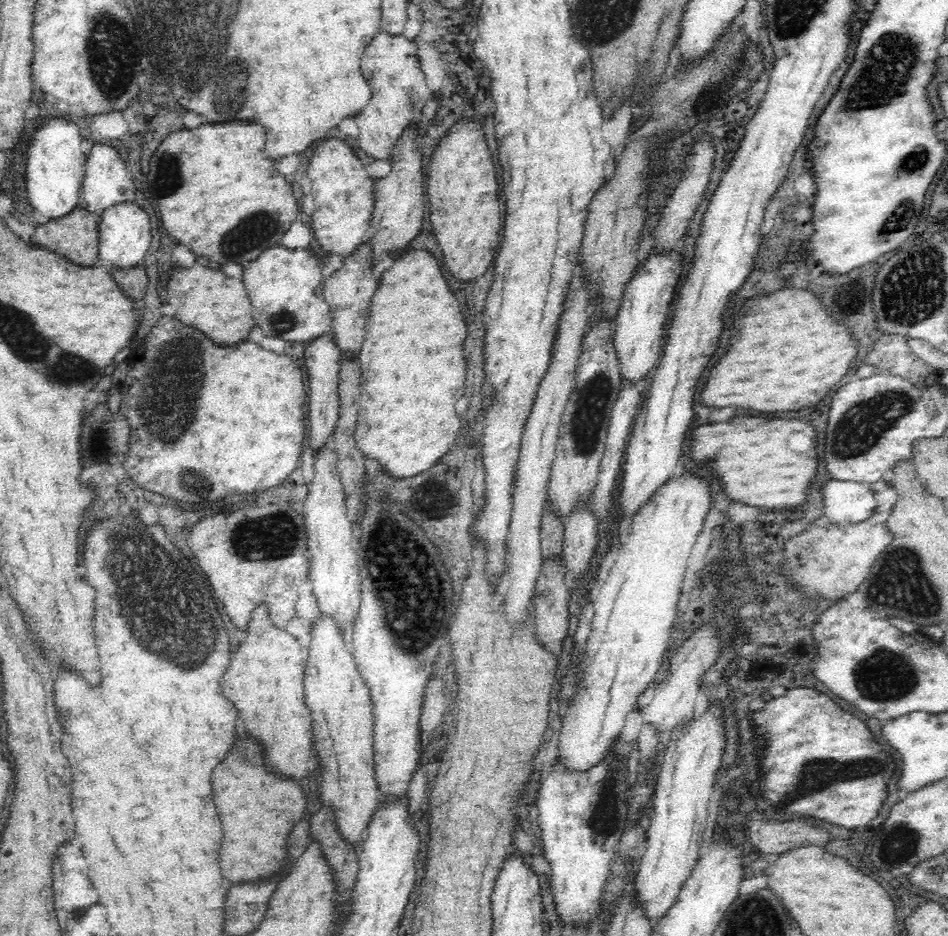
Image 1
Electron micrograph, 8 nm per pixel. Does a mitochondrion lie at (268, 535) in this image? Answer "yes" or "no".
yes

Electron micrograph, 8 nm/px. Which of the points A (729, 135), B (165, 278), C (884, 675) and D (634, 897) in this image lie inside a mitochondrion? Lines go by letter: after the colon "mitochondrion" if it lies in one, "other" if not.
A: other
B: other
C: mitochondrion
D: other

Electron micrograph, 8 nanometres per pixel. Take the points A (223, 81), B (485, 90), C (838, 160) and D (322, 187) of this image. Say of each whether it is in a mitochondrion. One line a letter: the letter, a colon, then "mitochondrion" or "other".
A: mitochondrion
B: other
C: other
D: other

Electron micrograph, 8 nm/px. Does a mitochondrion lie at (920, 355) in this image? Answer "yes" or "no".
no

